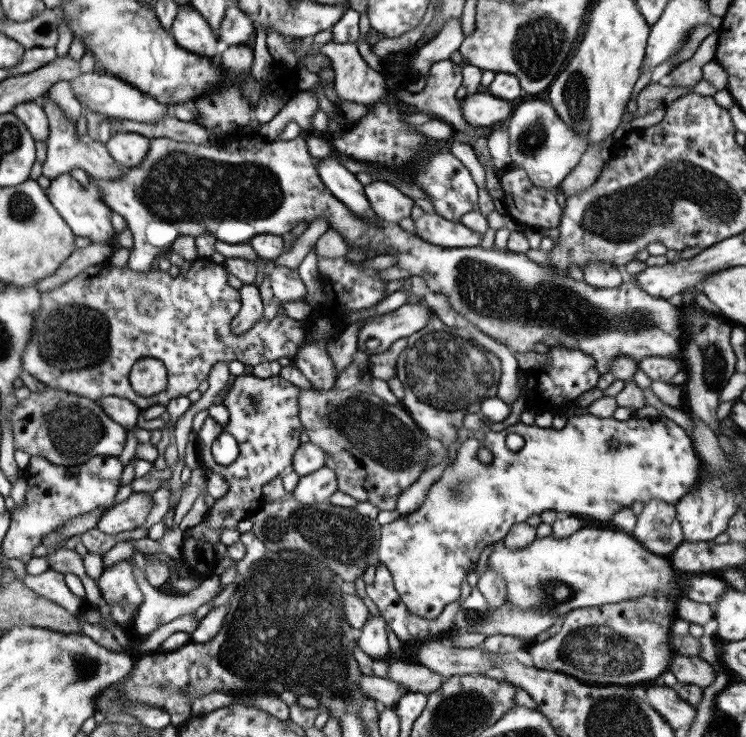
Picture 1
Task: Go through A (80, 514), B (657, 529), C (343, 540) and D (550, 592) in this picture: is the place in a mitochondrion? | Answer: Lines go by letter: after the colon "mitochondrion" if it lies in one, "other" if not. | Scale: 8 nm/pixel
A: other
B: mitochondrion
C: mitochondrion
D: mitochondrion

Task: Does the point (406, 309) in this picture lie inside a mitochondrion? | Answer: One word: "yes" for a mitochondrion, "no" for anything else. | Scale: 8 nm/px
no

